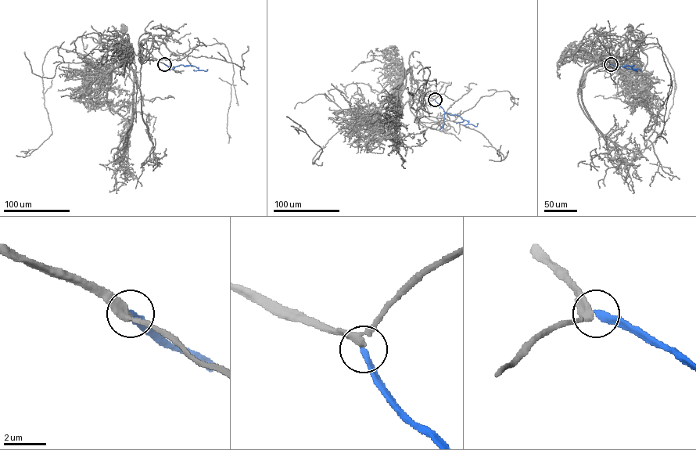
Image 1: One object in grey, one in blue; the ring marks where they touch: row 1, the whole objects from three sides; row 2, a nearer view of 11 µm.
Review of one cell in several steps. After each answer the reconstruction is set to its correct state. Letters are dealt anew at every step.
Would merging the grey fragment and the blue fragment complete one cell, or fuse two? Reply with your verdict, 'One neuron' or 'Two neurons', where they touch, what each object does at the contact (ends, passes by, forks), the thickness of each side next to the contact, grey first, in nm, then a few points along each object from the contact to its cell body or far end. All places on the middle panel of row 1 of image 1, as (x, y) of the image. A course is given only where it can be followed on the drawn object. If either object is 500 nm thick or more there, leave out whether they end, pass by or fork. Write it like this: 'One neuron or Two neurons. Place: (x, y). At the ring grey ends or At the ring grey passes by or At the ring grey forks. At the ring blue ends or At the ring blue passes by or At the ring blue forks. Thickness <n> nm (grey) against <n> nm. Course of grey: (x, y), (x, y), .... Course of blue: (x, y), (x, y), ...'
One neuron. Place: (435, 99). At the ring grey passes by. At the ring blue ends. Thickness 360 nm (grey) against 320 nm. Course of grey: (435, 99), (412, 87), (410, 68), (381, 110), (382, 131), (384, 136), (392, 127), (395, 119). Course of blue: (435, 99), (446, 113), (458, 115), (475, 126), (478, 123)

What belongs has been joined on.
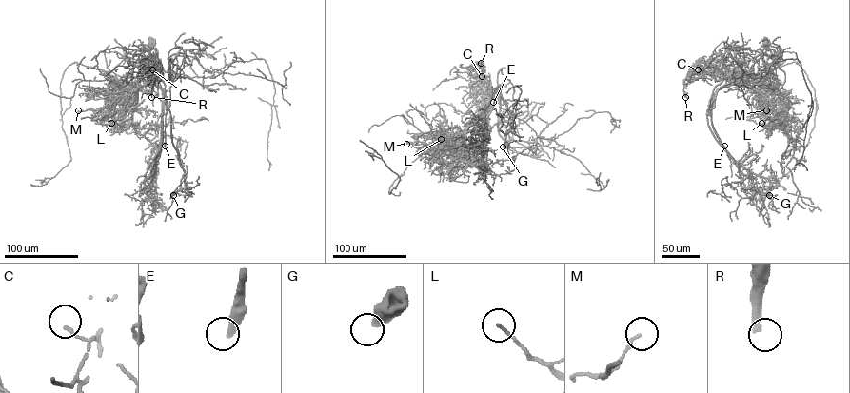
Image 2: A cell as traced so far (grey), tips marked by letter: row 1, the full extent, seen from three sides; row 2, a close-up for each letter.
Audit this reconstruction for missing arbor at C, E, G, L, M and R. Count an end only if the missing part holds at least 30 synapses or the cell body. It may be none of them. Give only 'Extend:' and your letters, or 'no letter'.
Extend: E, G, R

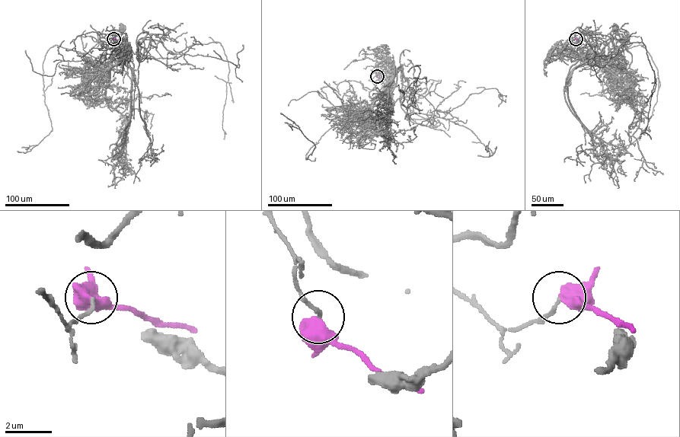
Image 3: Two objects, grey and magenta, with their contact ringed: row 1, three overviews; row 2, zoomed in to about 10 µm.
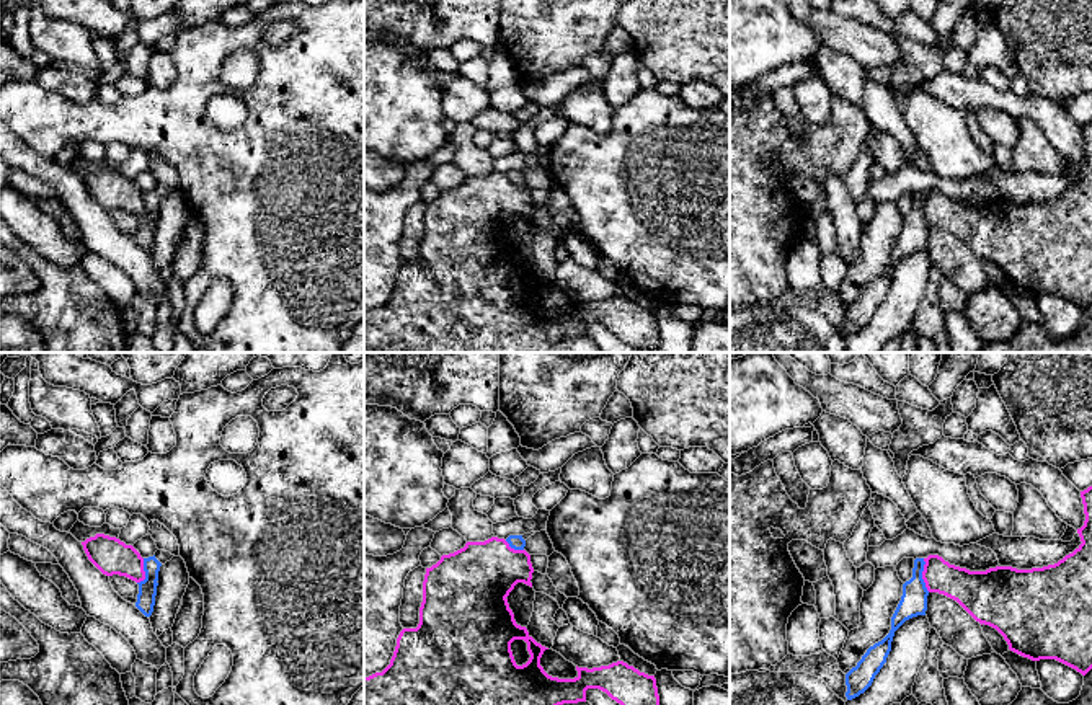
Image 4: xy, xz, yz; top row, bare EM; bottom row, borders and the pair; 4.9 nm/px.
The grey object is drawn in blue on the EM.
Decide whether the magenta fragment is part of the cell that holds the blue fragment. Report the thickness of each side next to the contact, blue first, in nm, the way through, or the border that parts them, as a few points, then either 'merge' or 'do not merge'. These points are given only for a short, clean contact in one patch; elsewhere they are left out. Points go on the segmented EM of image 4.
130/180 nm | along yz (923, 558), (923, 581), (929, 591) | do not merge

